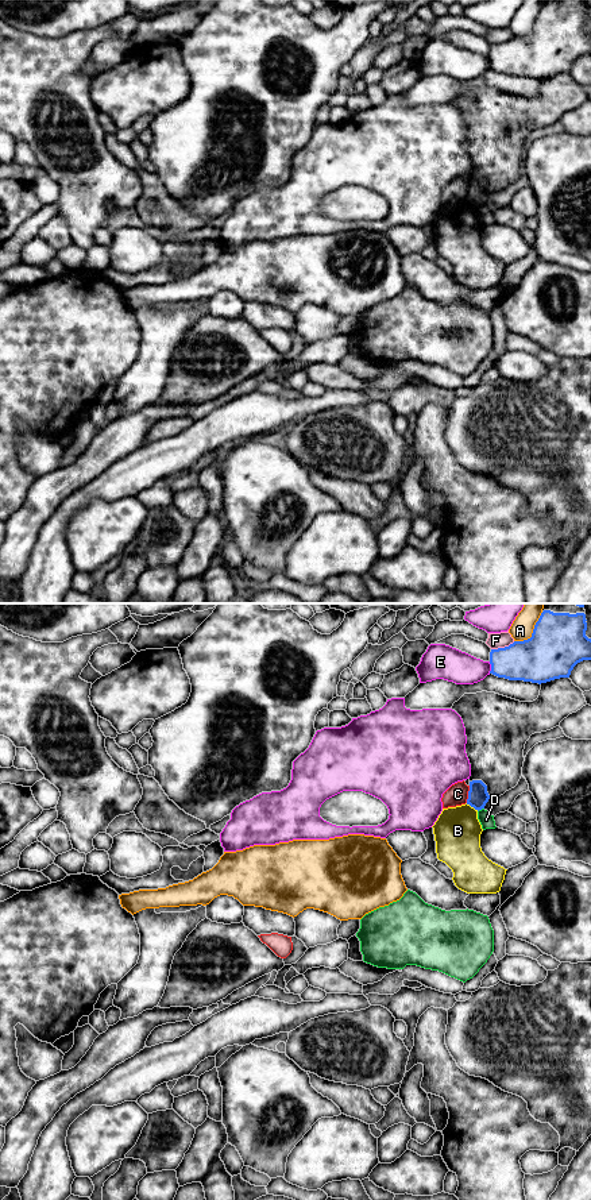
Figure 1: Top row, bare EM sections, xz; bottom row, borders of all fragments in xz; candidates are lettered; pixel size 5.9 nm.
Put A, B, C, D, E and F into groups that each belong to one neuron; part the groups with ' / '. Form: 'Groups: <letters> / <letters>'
Groups: A / B / C / D / E / F

